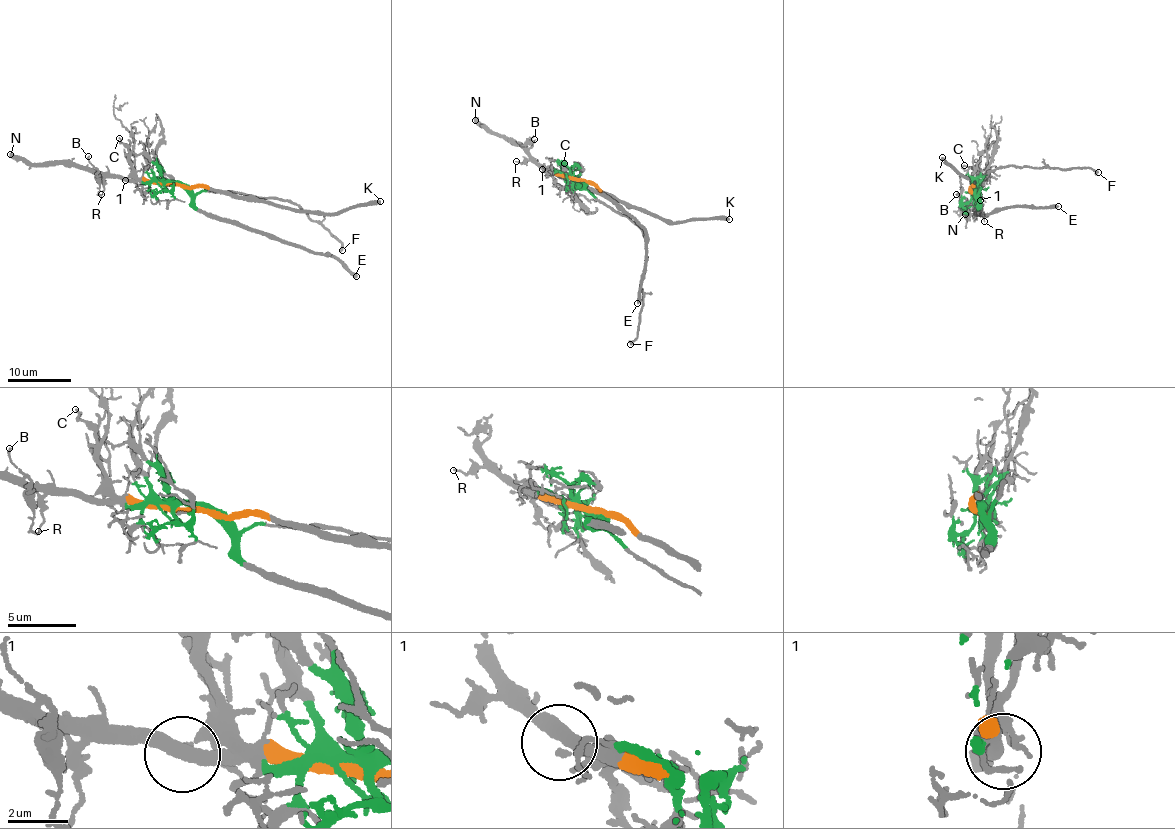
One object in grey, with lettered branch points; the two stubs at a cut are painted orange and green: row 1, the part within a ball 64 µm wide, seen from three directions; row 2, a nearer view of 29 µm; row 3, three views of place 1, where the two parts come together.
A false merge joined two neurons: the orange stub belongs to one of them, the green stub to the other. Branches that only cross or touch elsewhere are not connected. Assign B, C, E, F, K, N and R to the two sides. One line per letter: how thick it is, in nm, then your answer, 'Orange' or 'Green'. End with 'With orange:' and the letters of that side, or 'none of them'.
B: Thickness 150 nm. Orange
C: Thickness 130 nm. Green
E: Thickness 400 nm. Green
F: Thickness 240 nm. Green
K: Thickness 400 nm. Orange
N: Thickness 500 nm. Orange
R: Thickness 140 nm. Orange
With orange: B, K, N, R

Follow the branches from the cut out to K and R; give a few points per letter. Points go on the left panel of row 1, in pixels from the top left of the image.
K: (175, 184), (209, 186), (241, 197), (255, 197), (281, 207), (319, 211), (323, 214), (381, 200)
R: (175, 184), (107, 177), (102, 195)

